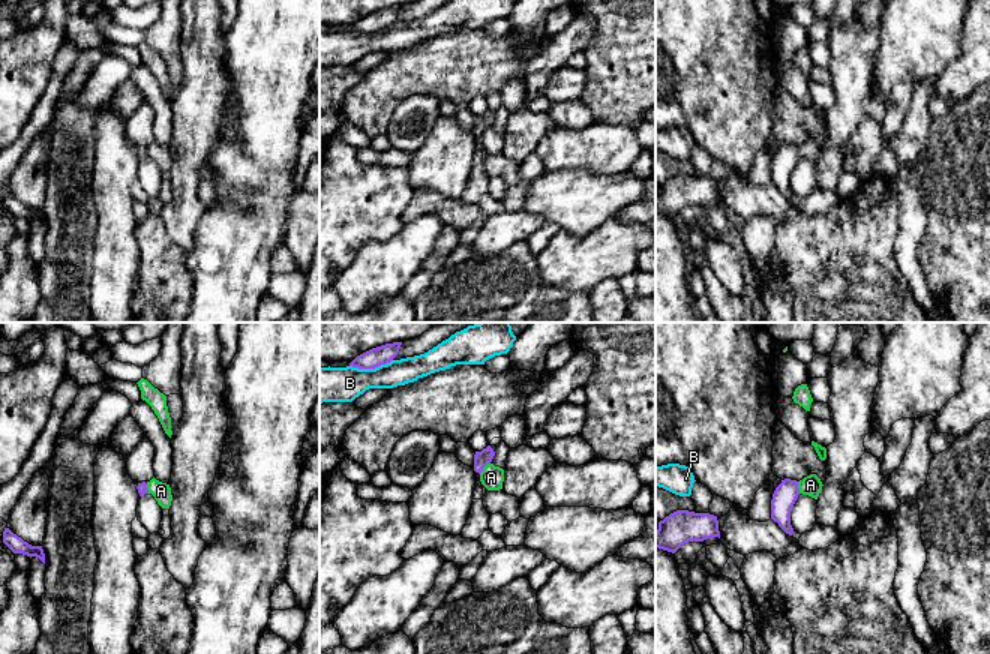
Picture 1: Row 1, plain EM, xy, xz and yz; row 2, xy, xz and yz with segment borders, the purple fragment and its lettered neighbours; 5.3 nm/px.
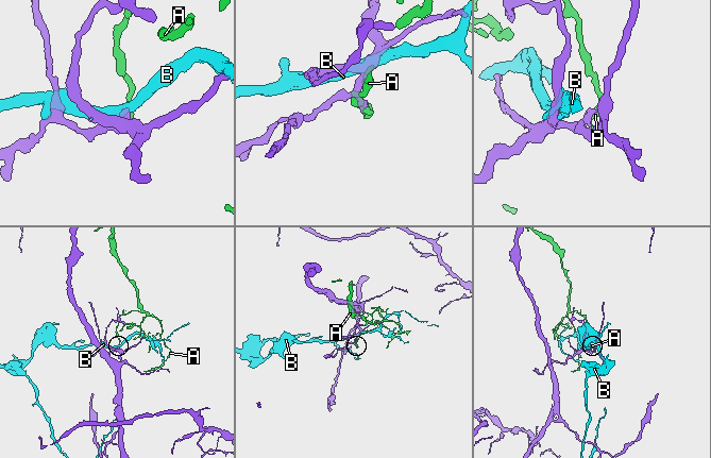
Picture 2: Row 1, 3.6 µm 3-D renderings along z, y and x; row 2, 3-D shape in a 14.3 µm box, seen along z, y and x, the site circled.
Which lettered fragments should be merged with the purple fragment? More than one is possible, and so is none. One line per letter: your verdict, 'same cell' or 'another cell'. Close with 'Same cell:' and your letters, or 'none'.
A: another cell
B: another cell
Same cell: none

